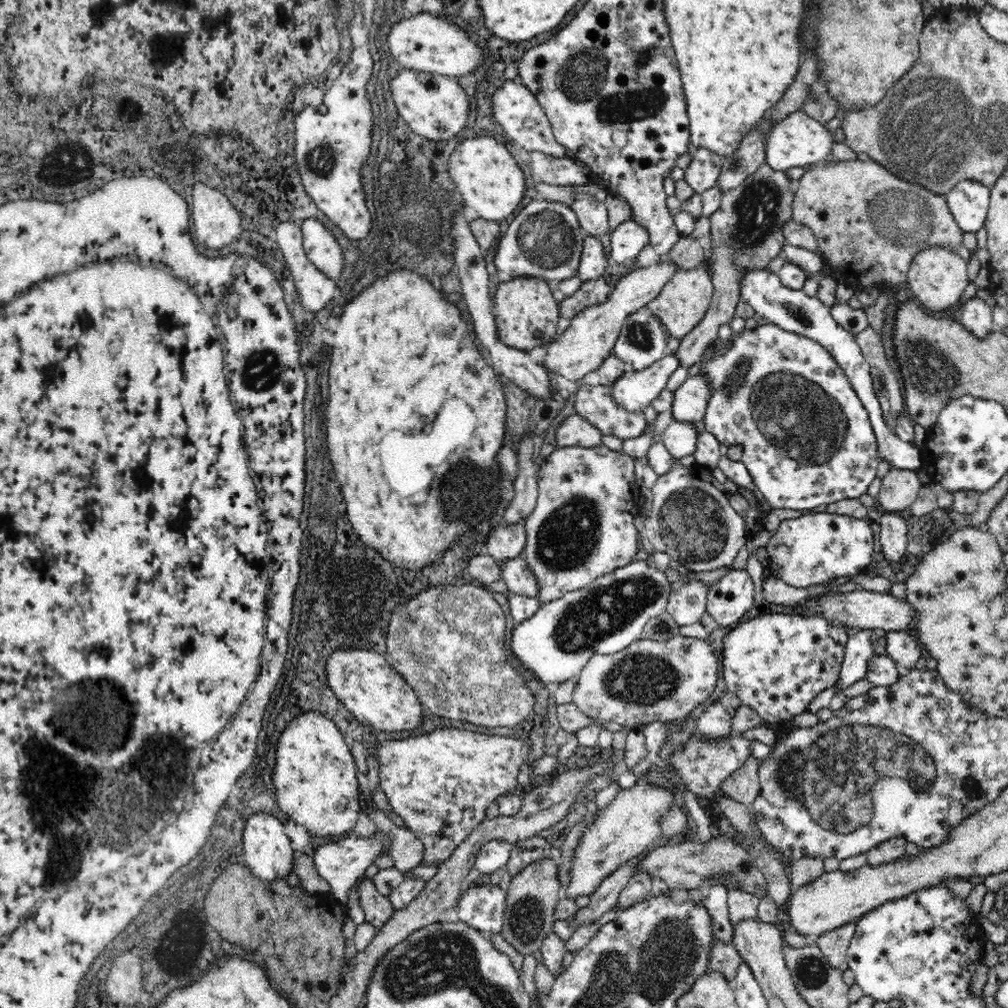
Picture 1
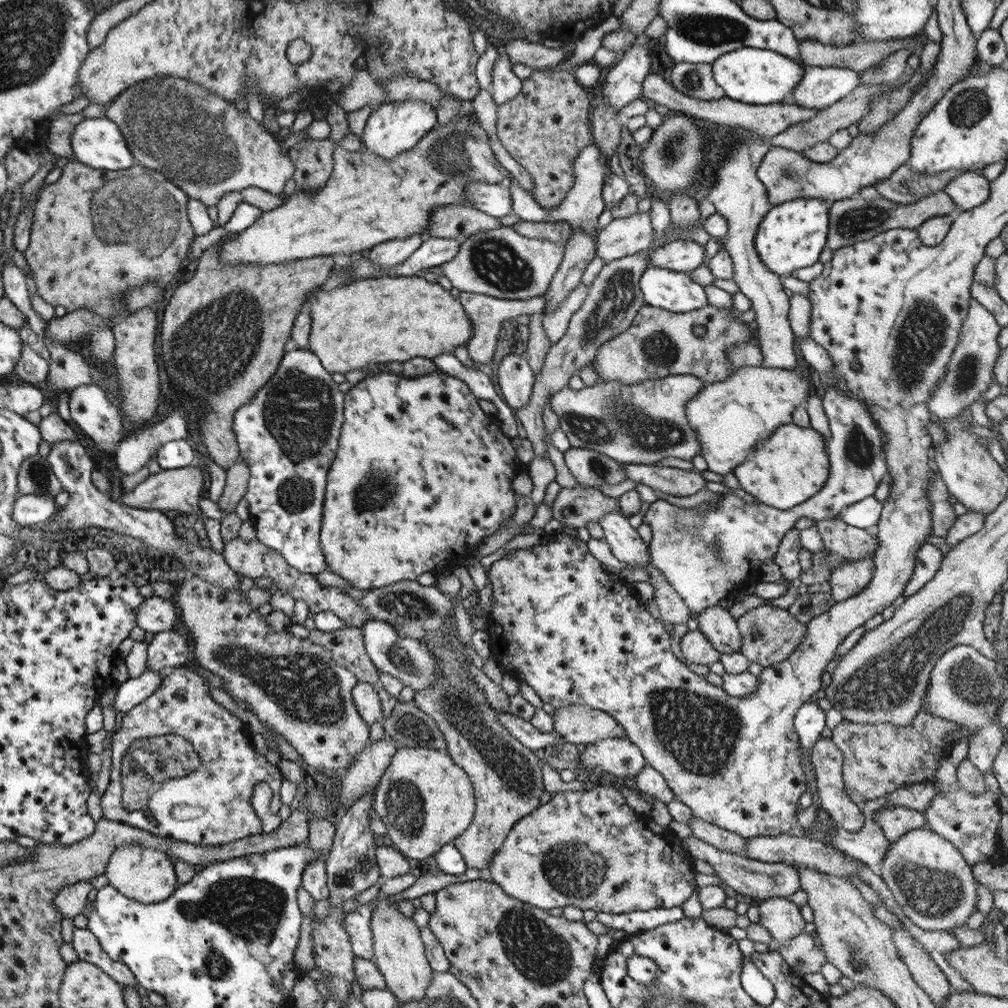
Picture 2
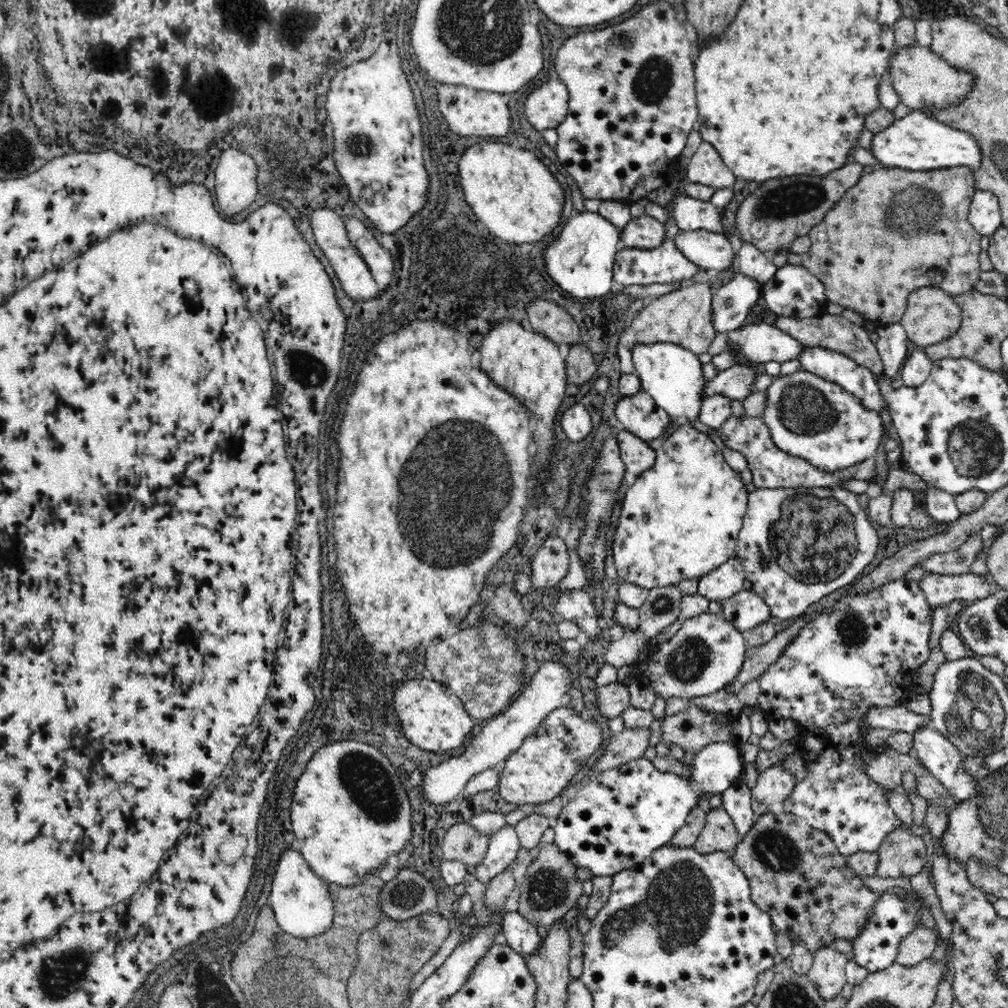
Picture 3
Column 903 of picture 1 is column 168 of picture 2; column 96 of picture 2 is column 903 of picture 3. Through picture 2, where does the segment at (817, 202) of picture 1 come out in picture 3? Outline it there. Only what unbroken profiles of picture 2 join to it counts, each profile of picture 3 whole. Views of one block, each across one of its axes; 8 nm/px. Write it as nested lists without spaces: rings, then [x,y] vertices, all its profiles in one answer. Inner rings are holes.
[[[968,166],[928,172],[902,168],[876,168],[872,174],[864,172],[860,182],[846,192],[846,198],[834,204],[826,218],[808,232],[812,248],[802,254],[802,266],[822,280],[828,302],[854,310],[878,326],[900,324],[908,308],[908,296],[918,288],[940,288],[954,298],[970,294],[976,288],[982,272],[978,264],[982,234],[978,234],[968,218],[974,194],[976,178]]]

